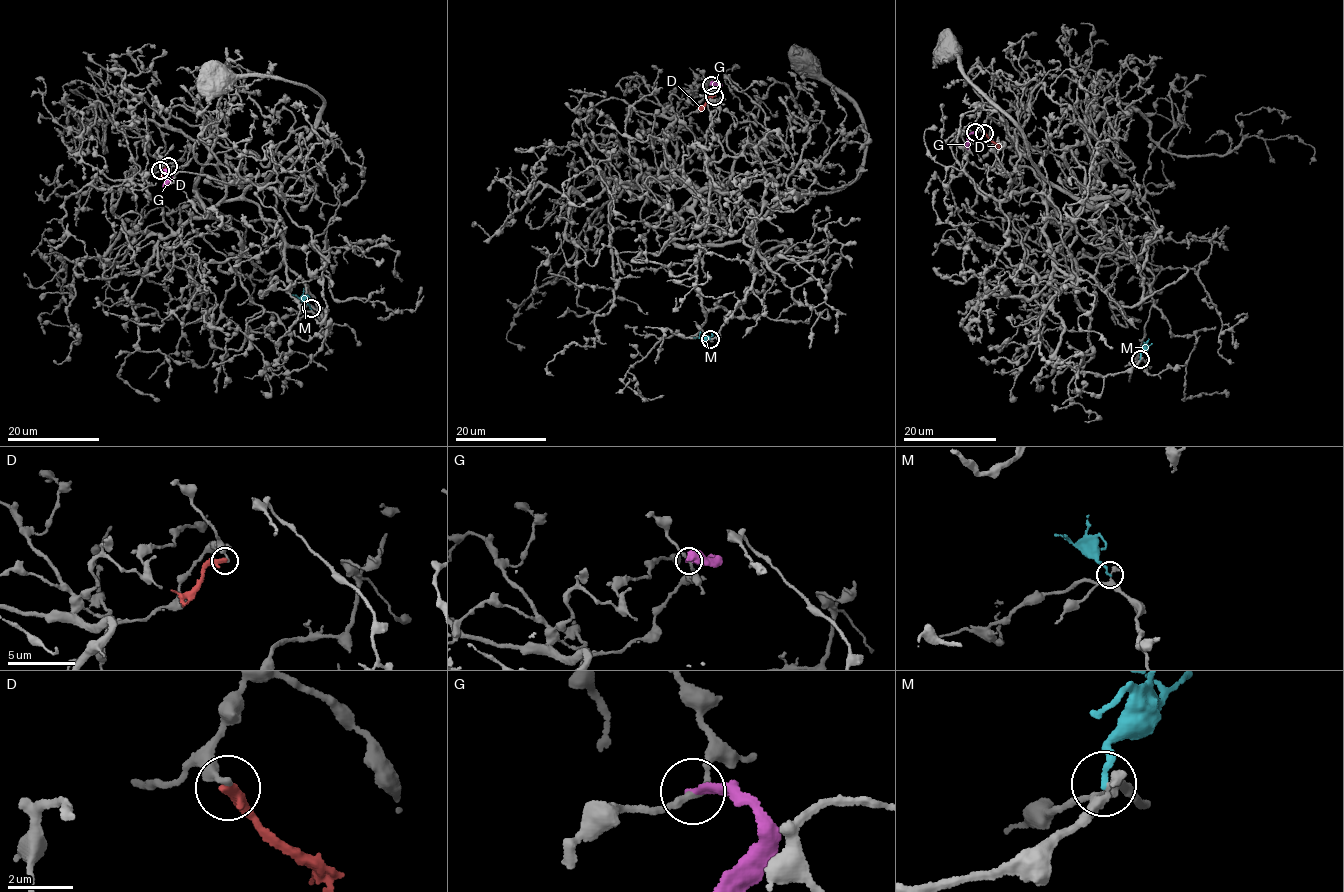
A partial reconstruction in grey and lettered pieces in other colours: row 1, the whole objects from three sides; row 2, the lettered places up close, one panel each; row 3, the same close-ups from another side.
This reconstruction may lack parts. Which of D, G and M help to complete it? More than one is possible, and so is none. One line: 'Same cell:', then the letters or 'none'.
Same cell: none

